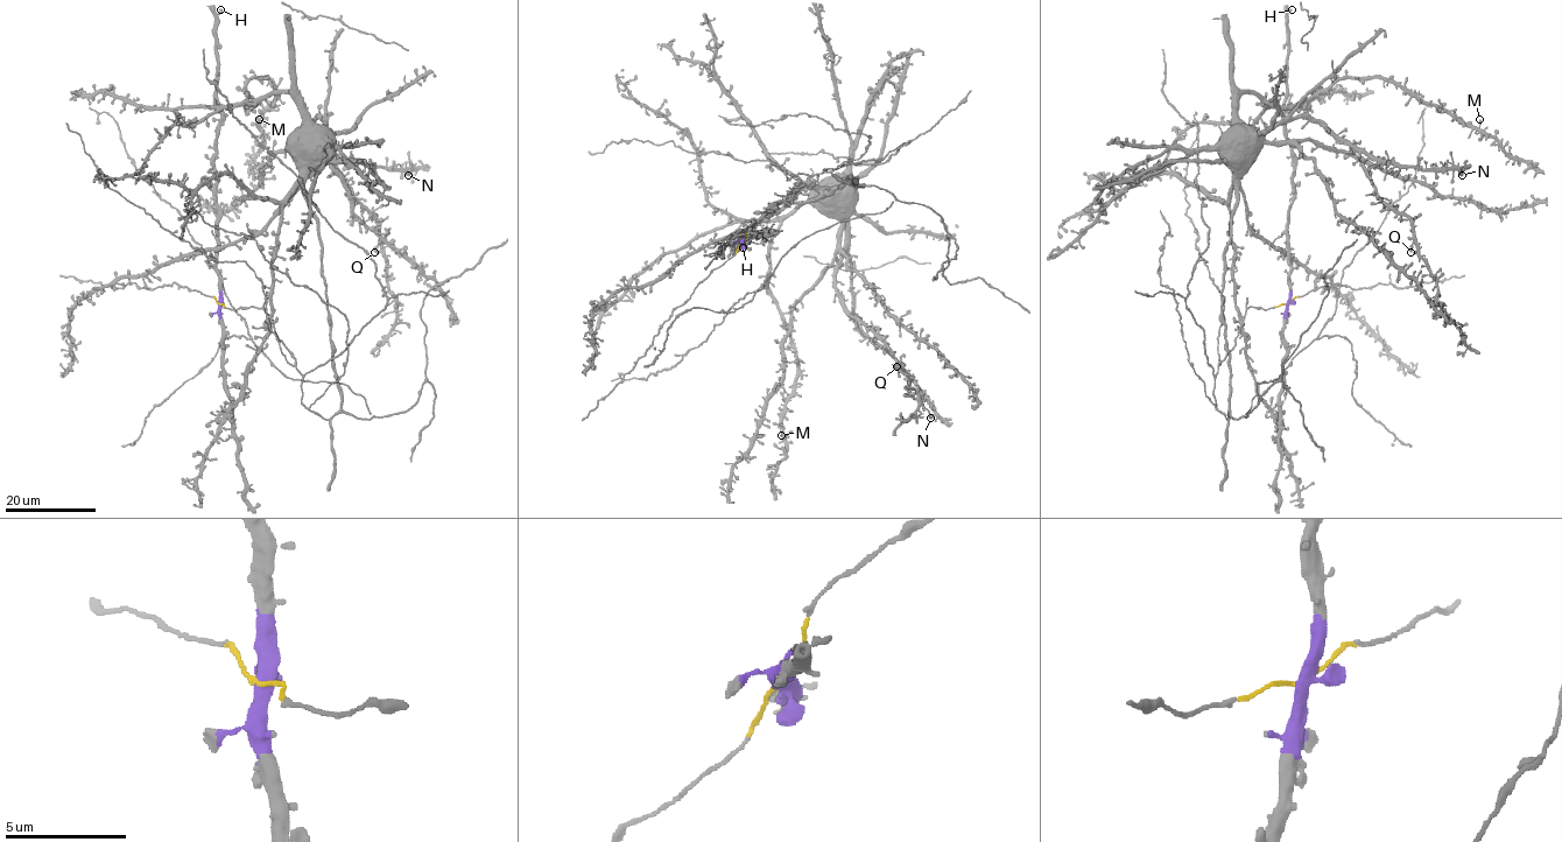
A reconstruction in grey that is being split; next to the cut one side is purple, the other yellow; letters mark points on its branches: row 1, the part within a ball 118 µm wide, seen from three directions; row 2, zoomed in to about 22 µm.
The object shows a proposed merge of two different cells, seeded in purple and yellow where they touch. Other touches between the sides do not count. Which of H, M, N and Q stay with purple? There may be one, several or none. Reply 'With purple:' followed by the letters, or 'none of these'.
With purple: H

